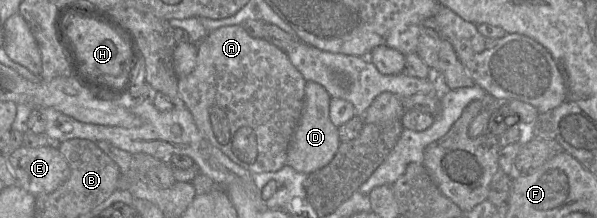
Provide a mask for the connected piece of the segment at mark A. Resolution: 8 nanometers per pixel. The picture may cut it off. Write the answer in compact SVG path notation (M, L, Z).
M241 25L224 26L208 32L206 37L197 44L197 59L195 69L186 77L179 78L178 92L190 111L195 124L203 137L220 149L226 156L239 166L254 172L275 172L286 165L287 151L294 129L304 107L306 80L289 60L287 54L265 39L252 38Z

